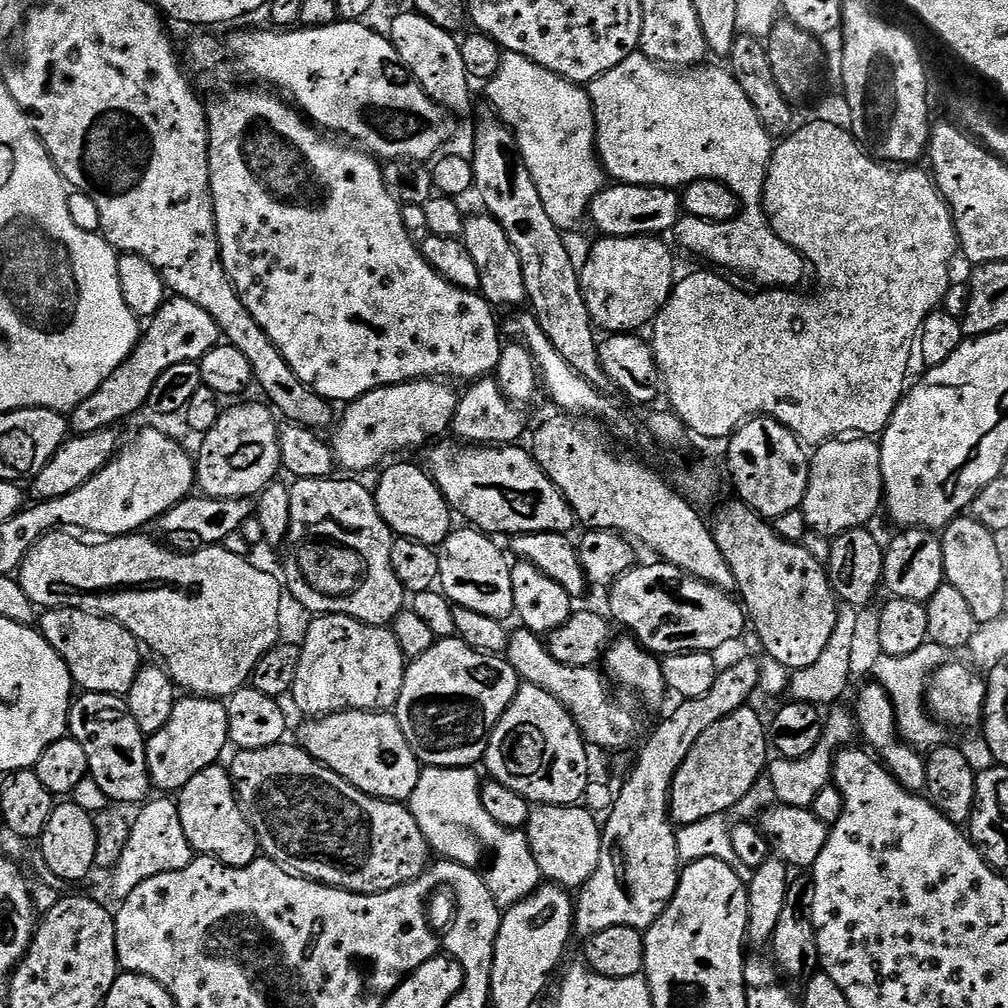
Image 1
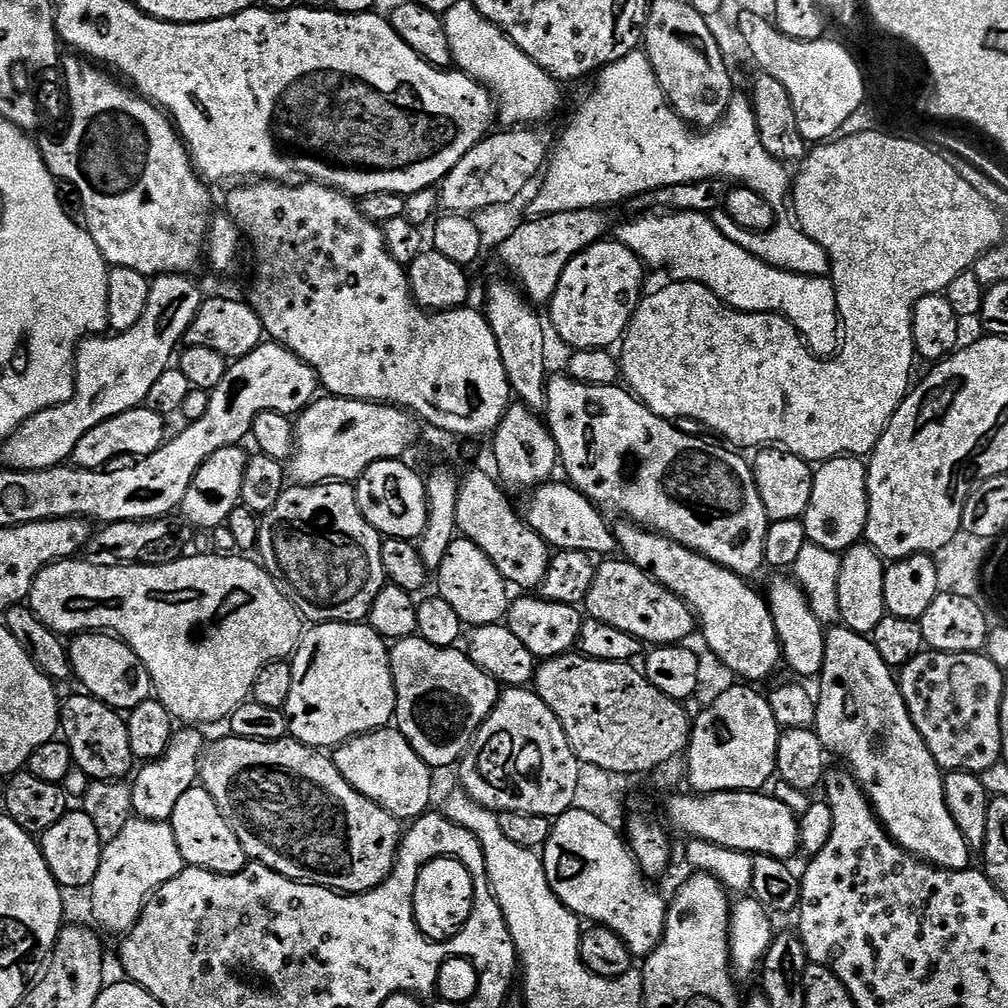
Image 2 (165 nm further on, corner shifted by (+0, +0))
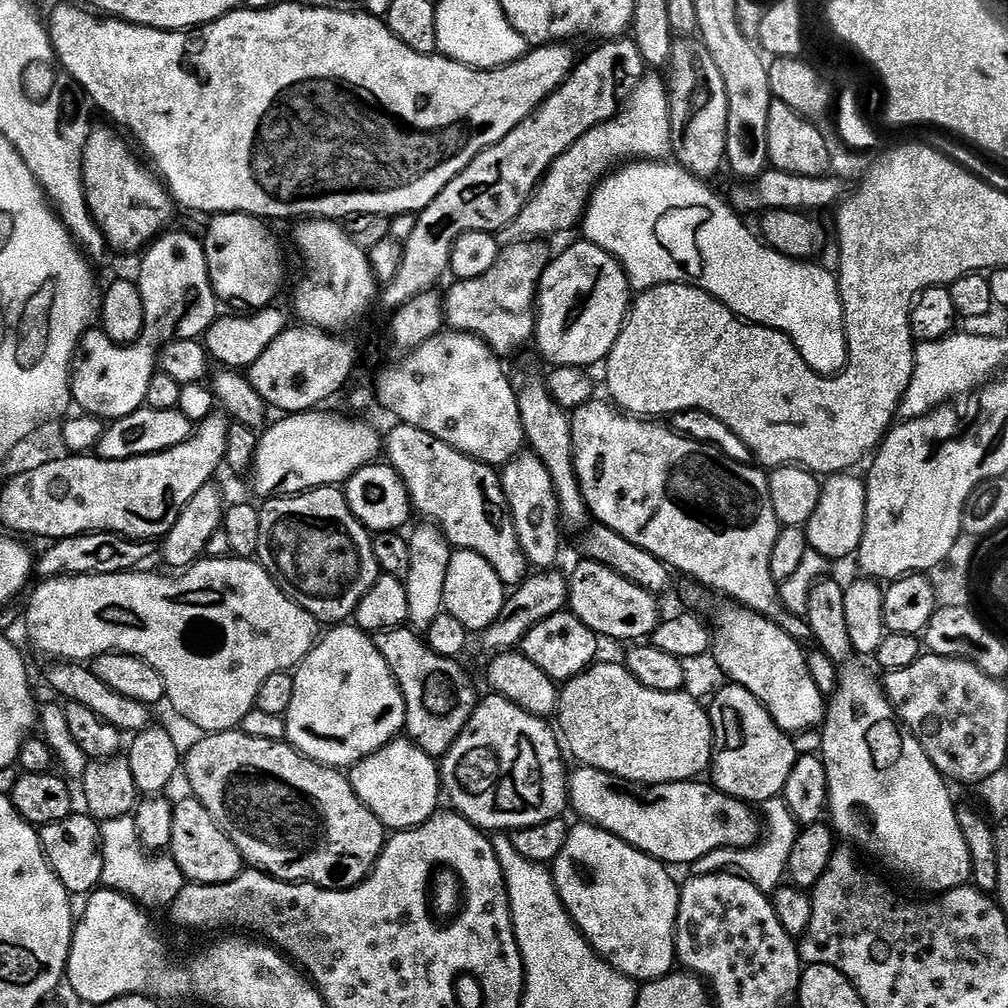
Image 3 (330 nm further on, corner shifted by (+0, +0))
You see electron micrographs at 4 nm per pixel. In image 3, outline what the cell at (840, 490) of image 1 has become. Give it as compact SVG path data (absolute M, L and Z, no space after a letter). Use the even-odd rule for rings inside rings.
M832 474L823 481L818 498L818 510L814 510L806 525L808 547L822 554L829 562L844 560L847 556L855 557L860 550L868 489L861 477L859 480L852 475L856 474Z

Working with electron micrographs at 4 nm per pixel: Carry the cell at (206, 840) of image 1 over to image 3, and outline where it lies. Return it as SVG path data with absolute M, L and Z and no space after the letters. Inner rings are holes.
M195 798L177 803L172 810L174 834L170 855L193 884L225 884L240 875L246 861L234 842L214 822L212 815Z

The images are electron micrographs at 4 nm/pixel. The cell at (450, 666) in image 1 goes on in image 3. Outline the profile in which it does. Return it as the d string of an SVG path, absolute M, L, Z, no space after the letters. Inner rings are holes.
M411 627L392 628L388 632L375 633L378 653L389 664L406 702L407 739L433 758L443 758L452 749L452 744L462 734L478 696L464 678L464 672L456 660L434 654L427 643L411 632Z

